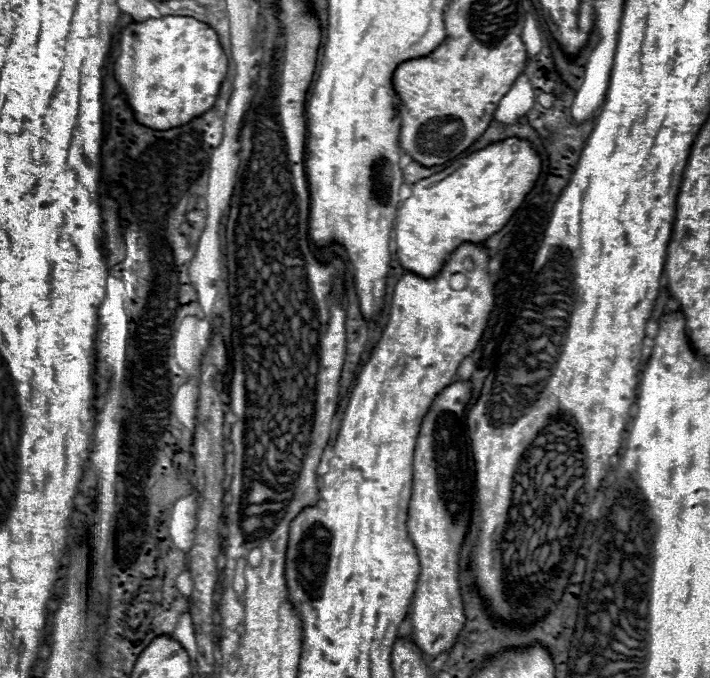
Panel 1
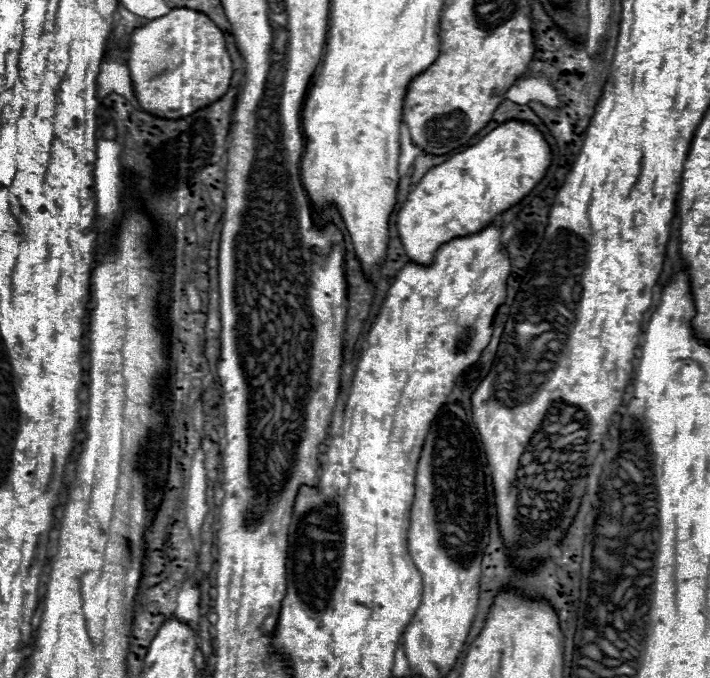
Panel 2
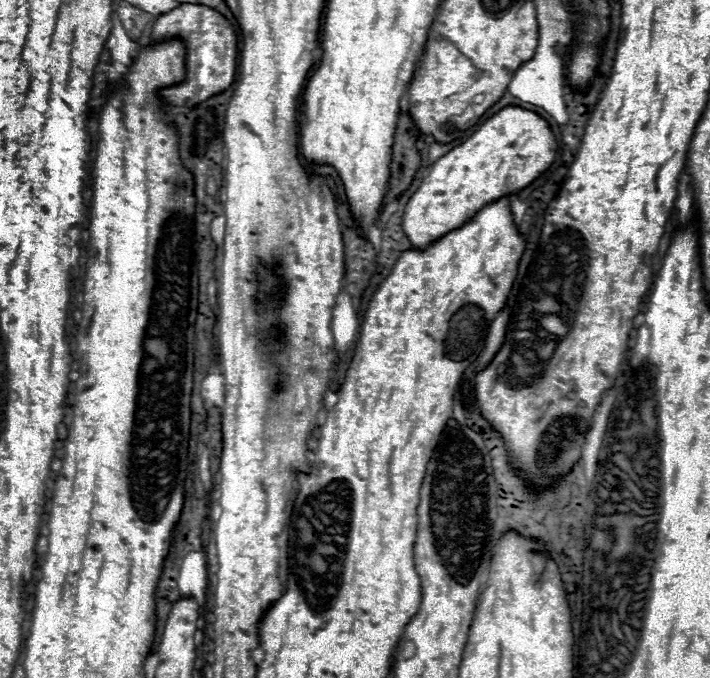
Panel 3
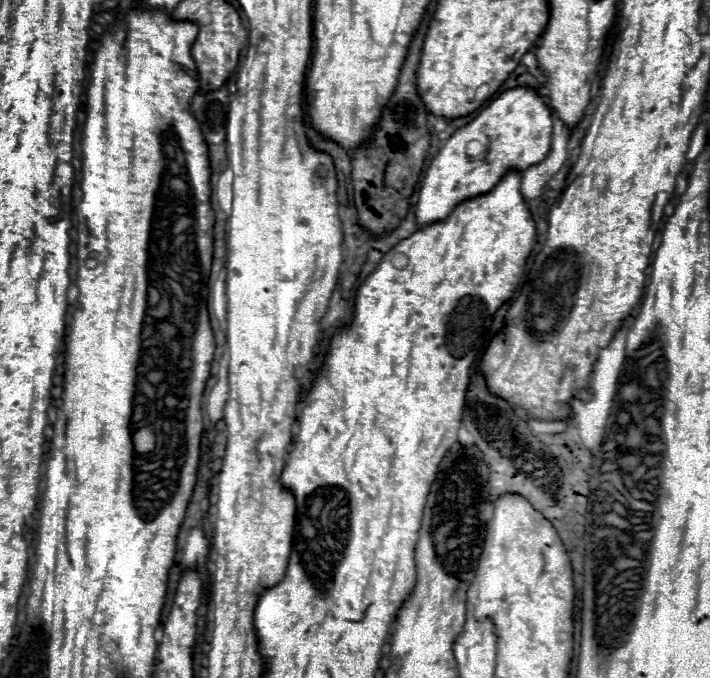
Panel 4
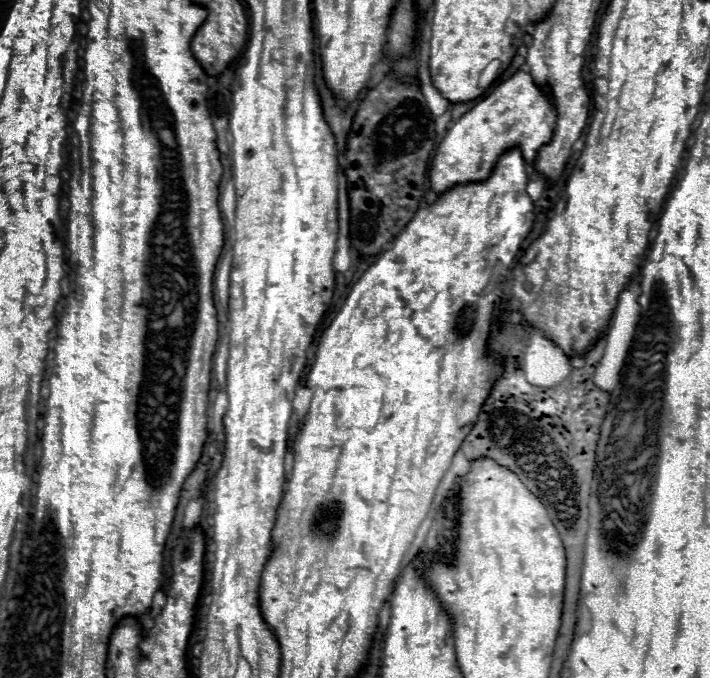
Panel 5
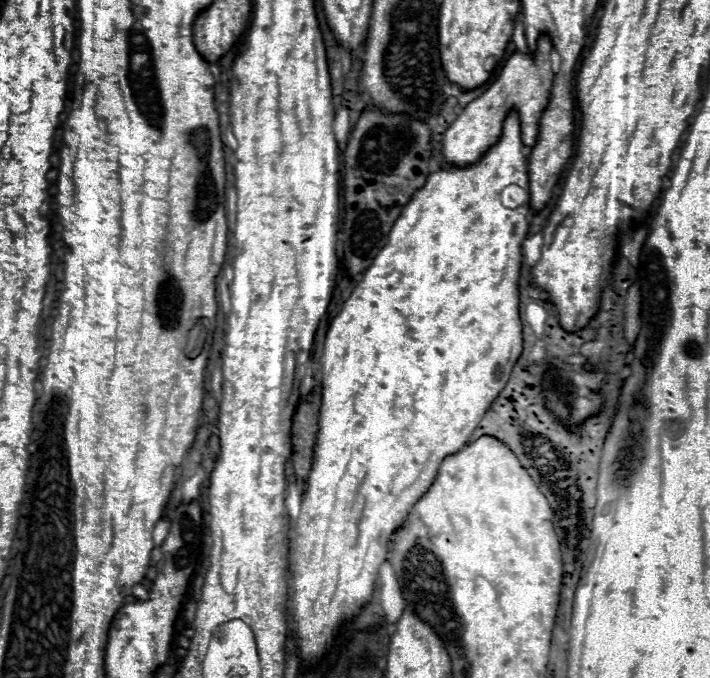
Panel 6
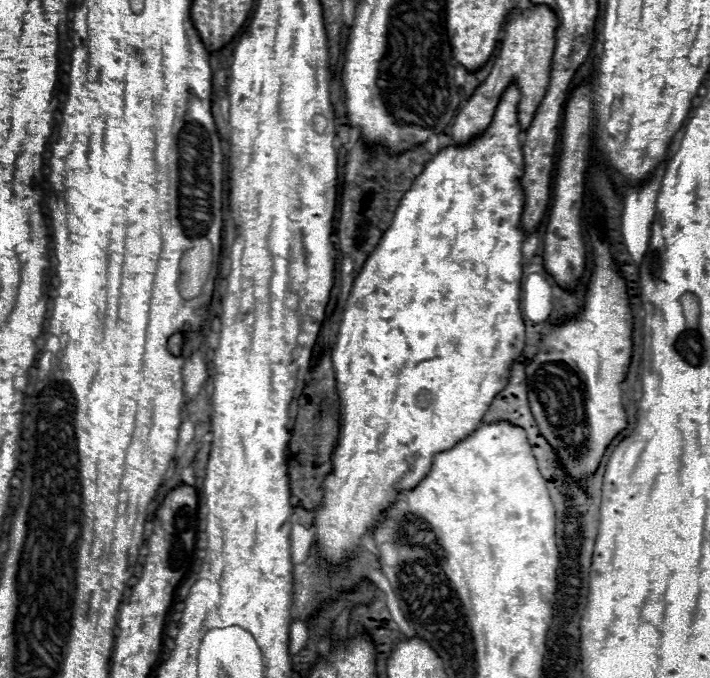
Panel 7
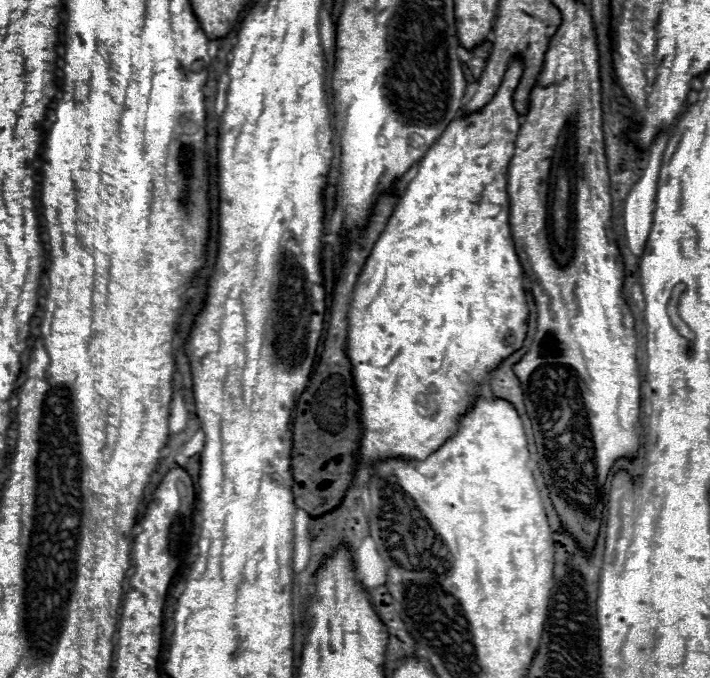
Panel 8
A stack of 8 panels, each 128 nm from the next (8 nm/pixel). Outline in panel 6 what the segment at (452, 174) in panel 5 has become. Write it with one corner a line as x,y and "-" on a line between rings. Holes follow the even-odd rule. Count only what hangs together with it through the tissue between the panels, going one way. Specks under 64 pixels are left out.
546,34
538,38
536,50
534,52
520,52
514,50
508,60
504,62
500,74
496,80
488,86
488,90
472,100
462,114
450,124
450,128
444,132
442,140
442,154
448,164
456,166
468,166
476,162
490,146
494,146
502,134
502,122
508,114
510,108
518,110
520,126
522,126
522,140
528,146
534,146
538,138
538,120
544,110
544,104
550,98
550,86
554,80
554,72
550,68
550,52
552,52
552,42

